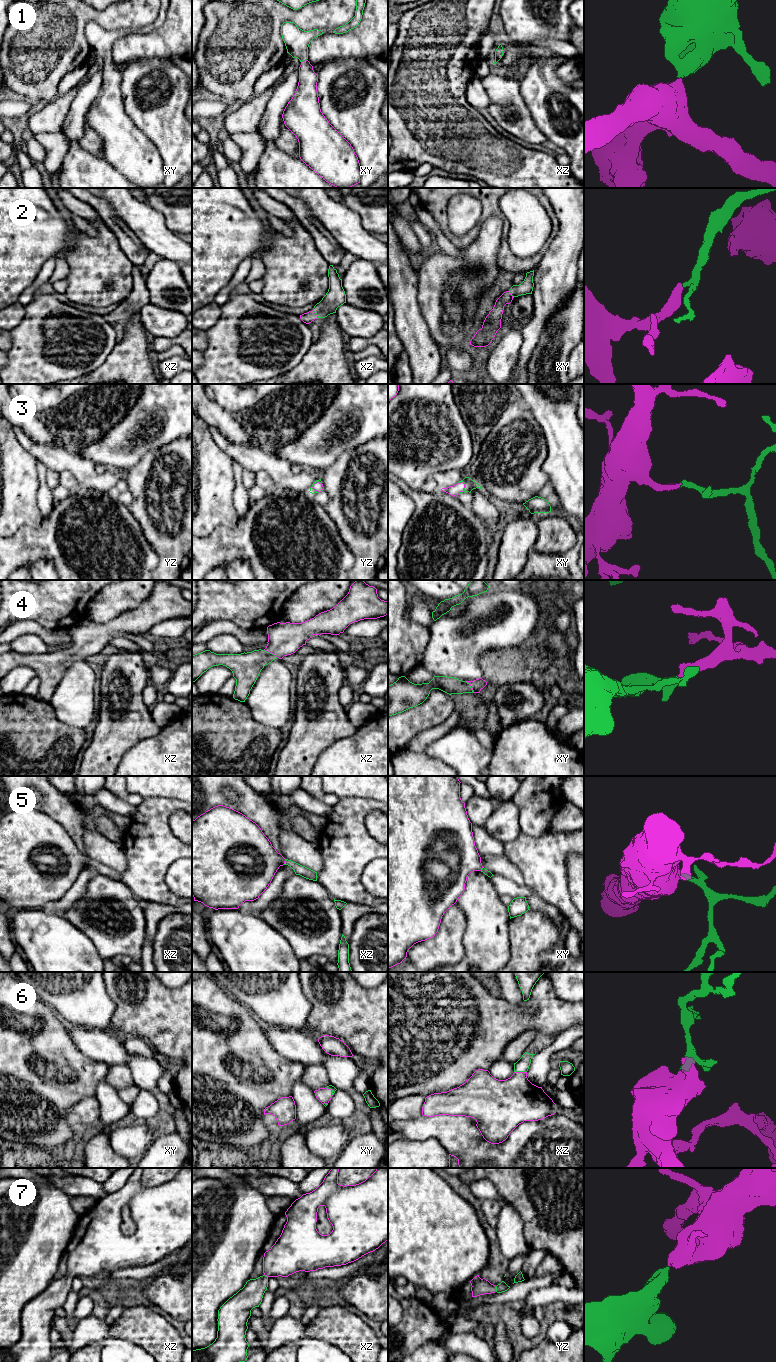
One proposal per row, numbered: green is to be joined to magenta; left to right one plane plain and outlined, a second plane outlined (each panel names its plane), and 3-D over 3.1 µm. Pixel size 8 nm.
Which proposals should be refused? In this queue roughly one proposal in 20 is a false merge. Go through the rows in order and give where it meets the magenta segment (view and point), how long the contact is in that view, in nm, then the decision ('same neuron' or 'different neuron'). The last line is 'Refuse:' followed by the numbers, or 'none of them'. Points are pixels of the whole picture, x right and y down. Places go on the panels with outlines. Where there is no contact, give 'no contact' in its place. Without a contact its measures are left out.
1: meets magenta in xy at (303, 61); contact 50 nm long; same neuron
2: meets magenta in xz at (315, 314); contact 80 nm long; same neuron
3: meets magenta in xy at (464, 487); contact 120 nm long; same neuron
4: meets magenta in xz at (271, 652); contact 130 nm long; same neuron
5: meets magenta in xz at (284, 862); contact 50 nm long; same neuron
6: meets magenta in xz at (520, 1072); contact 100 nm long; same neuron
7: meets magenta in yz at (495, 1289); contact 50 nm long; same neuron
Refuse: none of them

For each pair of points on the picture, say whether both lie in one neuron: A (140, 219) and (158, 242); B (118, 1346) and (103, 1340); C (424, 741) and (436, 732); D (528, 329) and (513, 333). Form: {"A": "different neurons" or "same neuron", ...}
{"A": "same neuron", "B": "same neuron", "C": "same neuron", "D": "different neurons"}

